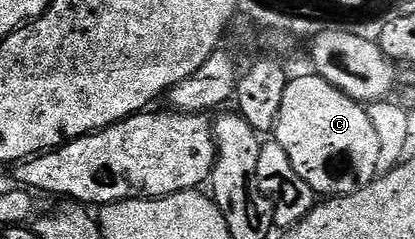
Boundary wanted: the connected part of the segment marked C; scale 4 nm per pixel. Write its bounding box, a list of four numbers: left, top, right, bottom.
[275,73,379,197]

